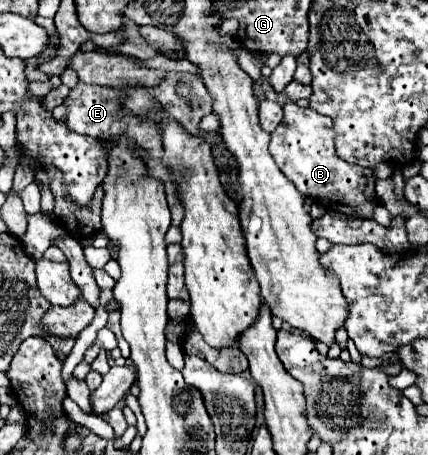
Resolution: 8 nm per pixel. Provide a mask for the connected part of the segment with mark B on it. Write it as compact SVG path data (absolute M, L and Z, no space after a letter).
M295 102L283 106L283 120L271 132L269 152L275 158L281 172L295 184L303 196L311 196L327 210L353 216L373 218L373 210L379 204L375 194L373 168L361 168L347 164L335 152L335 132L329 116L323 116L311 108L301 108Z

